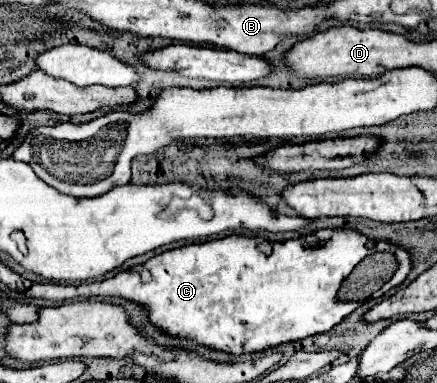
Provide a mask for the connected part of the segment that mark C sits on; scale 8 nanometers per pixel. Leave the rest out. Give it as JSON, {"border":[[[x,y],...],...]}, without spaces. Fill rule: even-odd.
{"border":[[[324,228],[318,232],[312,232],[308,236],[296,236],[284,242],[276,242],[268,248],[268,252],[260,250],[260,244],[264,244],[266,238],[260,236],[224,236],[218,240],[202,242],[202,244],[188,244],[182,248],[168,250],[164,254],[158,254],[160,258],[150,258],[146,264],[124,270],[112,278],[106,278],[102,282],[92,282],[92,284],[78,284],[78,286],[68,286],[68,284],[38,284],[30,282],[22,276],[18,276],[18,288],[20,292],[32,296],[32,298],[48,298],[48,300],[70,300],[78,296],[108,296],[110,292],[120,298],[130,298],[134,302],[140,302],[144,308],[150,312],[150,320],[162,328],[166,334],[174,338],[190,338],[200,344],[206,344],[216,350],[232,352],[232,354],[252,354],[266,350],[270,346],[278,346],[284,342],[292,340],[302,340],[314,334],[324,334],[332,330],[336,324],[340,324],[348,314],[352,314],[360,302],[340,302],[338,300],[338,290],[342,282],[350,276],[352,268],[366,256],[374,252],[392,252],[396,254],[398,260],[410,260],[412,270],[412,256],[408,250],[386,242],[386,240],[372,240],[366,238],[364,234],[348,228]],[[326,240],[328,244],[324,248],[314,248],[306,250],[302,248],[302,242],[318,242]],[[148,270],[152,274],[152,282],[144,284],[140,280],[140,272]]]}

